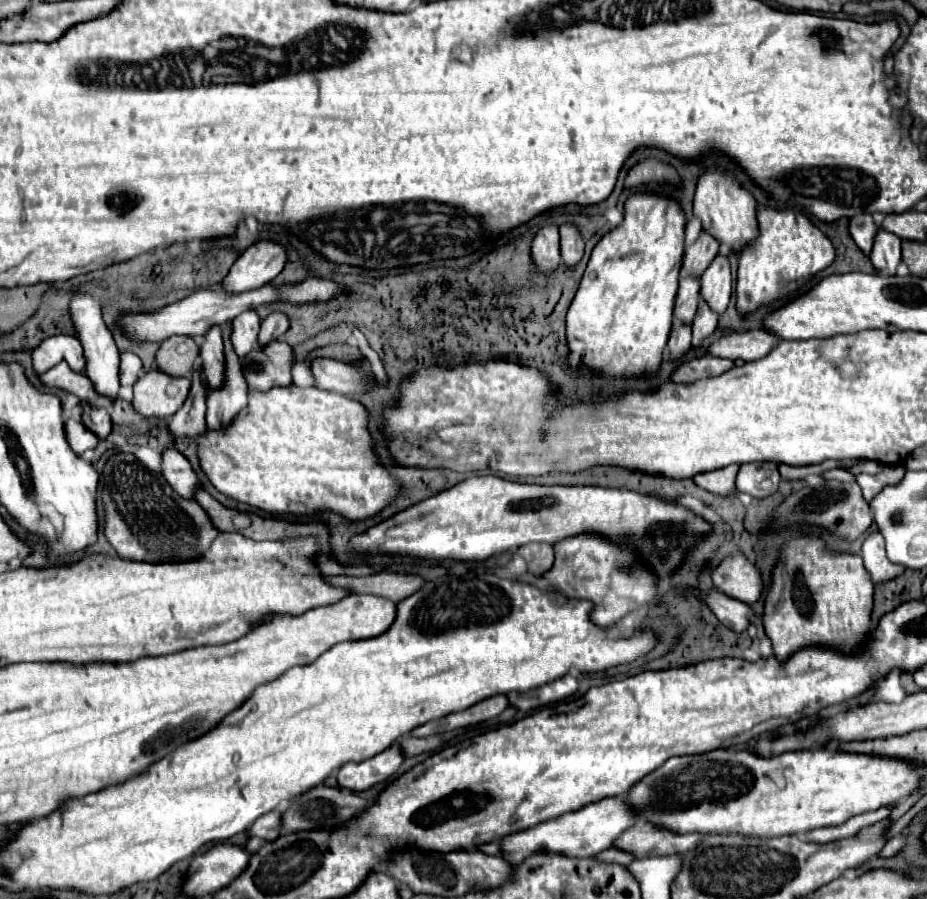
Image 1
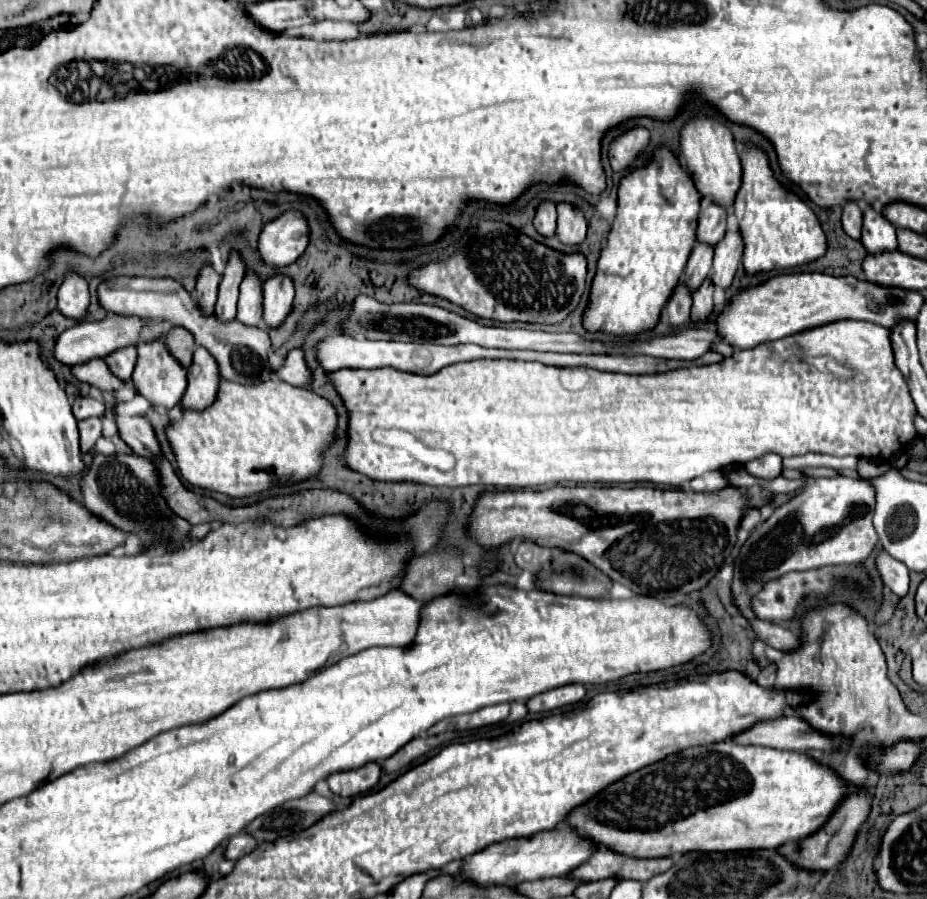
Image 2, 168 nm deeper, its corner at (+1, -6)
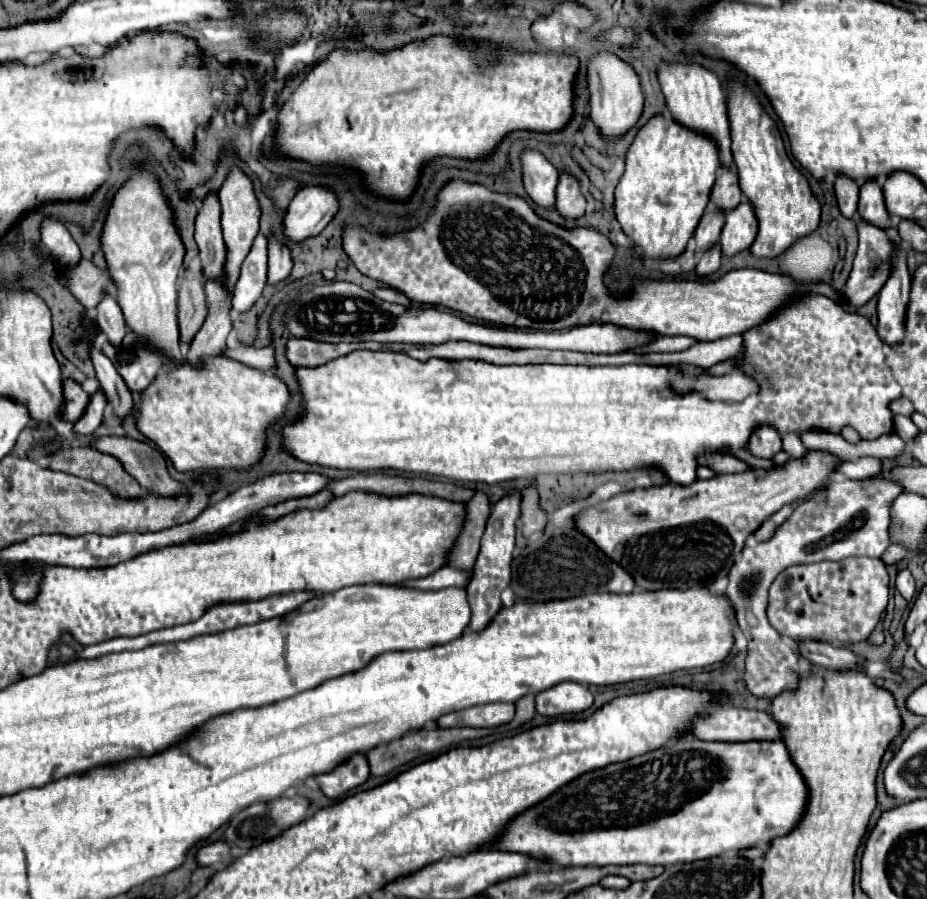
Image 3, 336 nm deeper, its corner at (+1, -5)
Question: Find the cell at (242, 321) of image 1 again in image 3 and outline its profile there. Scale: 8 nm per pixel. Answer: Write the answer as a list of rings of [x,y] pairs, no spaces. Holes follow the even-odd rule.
[[[257,235],[249,255],[243,261],[241,277],[233,293],[233,309],[237,313],[247,313],[261,297],[267,281],[267,239]]]

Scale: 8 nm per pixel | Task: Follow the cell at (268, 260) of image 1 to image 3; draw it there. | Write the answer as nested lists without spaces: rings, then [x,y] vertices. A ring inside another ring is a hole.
[[[299,189],[283,217],[283,235],[293,243],[317,237],[333,219],[337,207],[337,195],[331,189]]]

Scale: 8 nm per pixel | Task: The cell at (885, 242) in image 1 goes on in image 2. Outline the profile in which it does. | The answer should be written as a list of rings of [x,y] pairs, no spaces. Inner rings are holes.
[[[865,208],[863,212],[863,230],[861,230],[861,242],[867,248],[867,252],[889,252],[897,250],[897,236],[895,226],[875,208]]]

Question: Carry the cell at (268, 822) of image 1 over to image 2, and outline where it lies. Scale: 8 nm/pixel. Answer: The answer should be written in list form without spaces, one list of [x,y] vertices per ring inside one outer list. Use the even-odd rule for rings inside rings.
[[[243,832],[243,834],[233,836],[233,838],[229,840],[223,856],[225,856],[227,860],[239,860],[239,858],[243,858],[245,854],[249,854],[255,846],[257,846],[257,842],[253,840],[253,836],[249,836],[249,834]]]

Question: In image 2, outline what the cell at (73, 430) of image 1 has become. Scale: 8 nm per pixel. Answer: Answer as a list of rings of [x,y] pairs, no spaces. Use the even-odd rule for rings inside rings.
[[[81,420],[79,422],[79,434],[81,434],[81,452],[89,452],[93,444],[101,438],[101,420]]]

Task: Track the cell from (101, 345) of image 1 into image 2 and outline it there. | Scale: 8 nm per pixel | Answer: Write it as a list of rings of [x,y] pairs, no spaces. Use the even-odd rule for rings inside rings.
[[[67,270],[65,280],[59,286],[57,300],[59,300],[59,310],[63,312],[63,316],[73,320],[85,320],[87,306],[89,306],[87,280],[79,276],[75,270]]]

